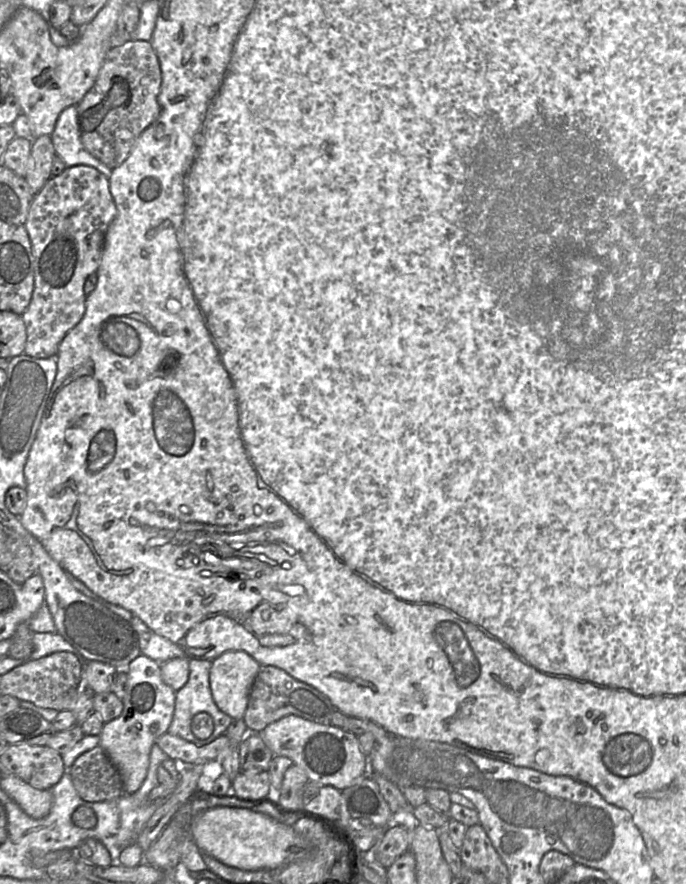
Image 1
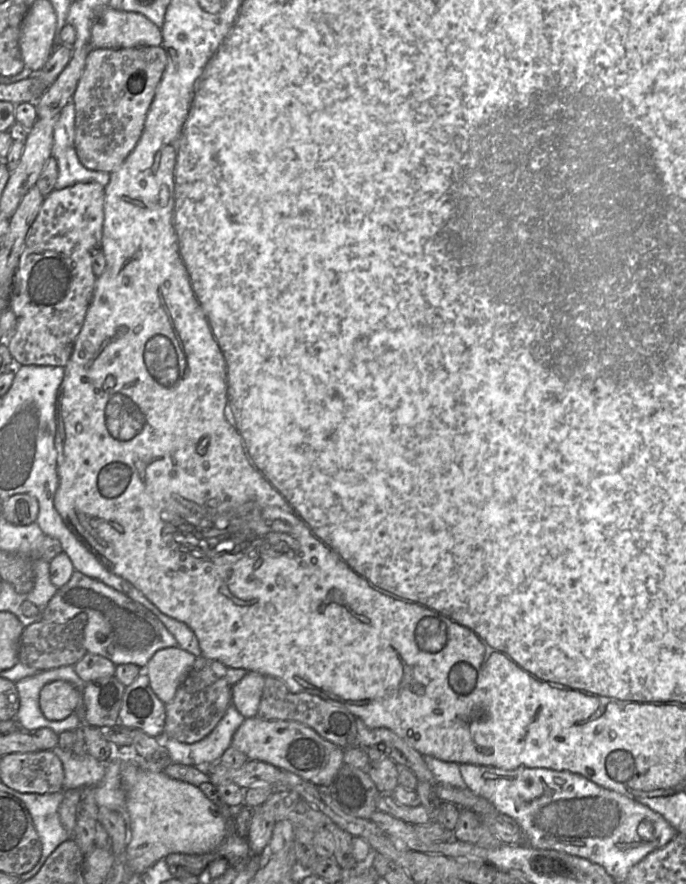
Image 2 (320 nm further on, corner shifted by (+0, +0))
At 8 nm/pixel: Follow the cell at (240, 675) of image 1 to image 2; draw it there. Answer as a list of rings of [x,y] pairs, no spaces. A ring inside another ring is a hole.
[[[258,672],[248,673],[231,688],[231,704],[246,719],[257,716],[265,677]]]

